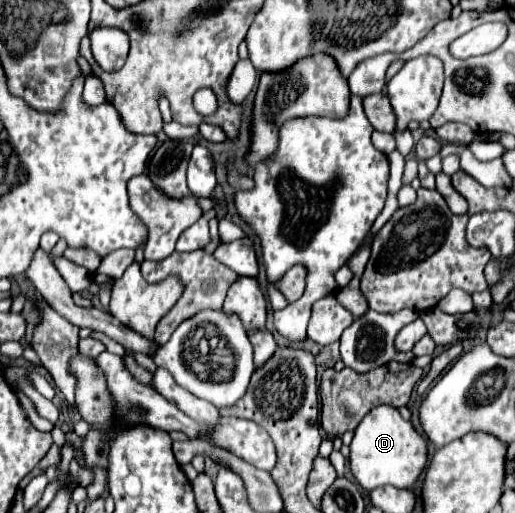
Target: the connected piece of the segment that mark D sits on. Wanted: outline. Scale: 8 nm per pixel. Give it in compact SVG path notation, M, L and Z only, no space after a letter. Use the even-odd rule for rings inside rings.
M379 405L377 409L371 409L369 415L365 415L365 419L355 429L349 453L349 467L353 477L365 491L371 491L381 485L411 489L417 477L421 475L425 463L427 463L425 439L391 405Z

